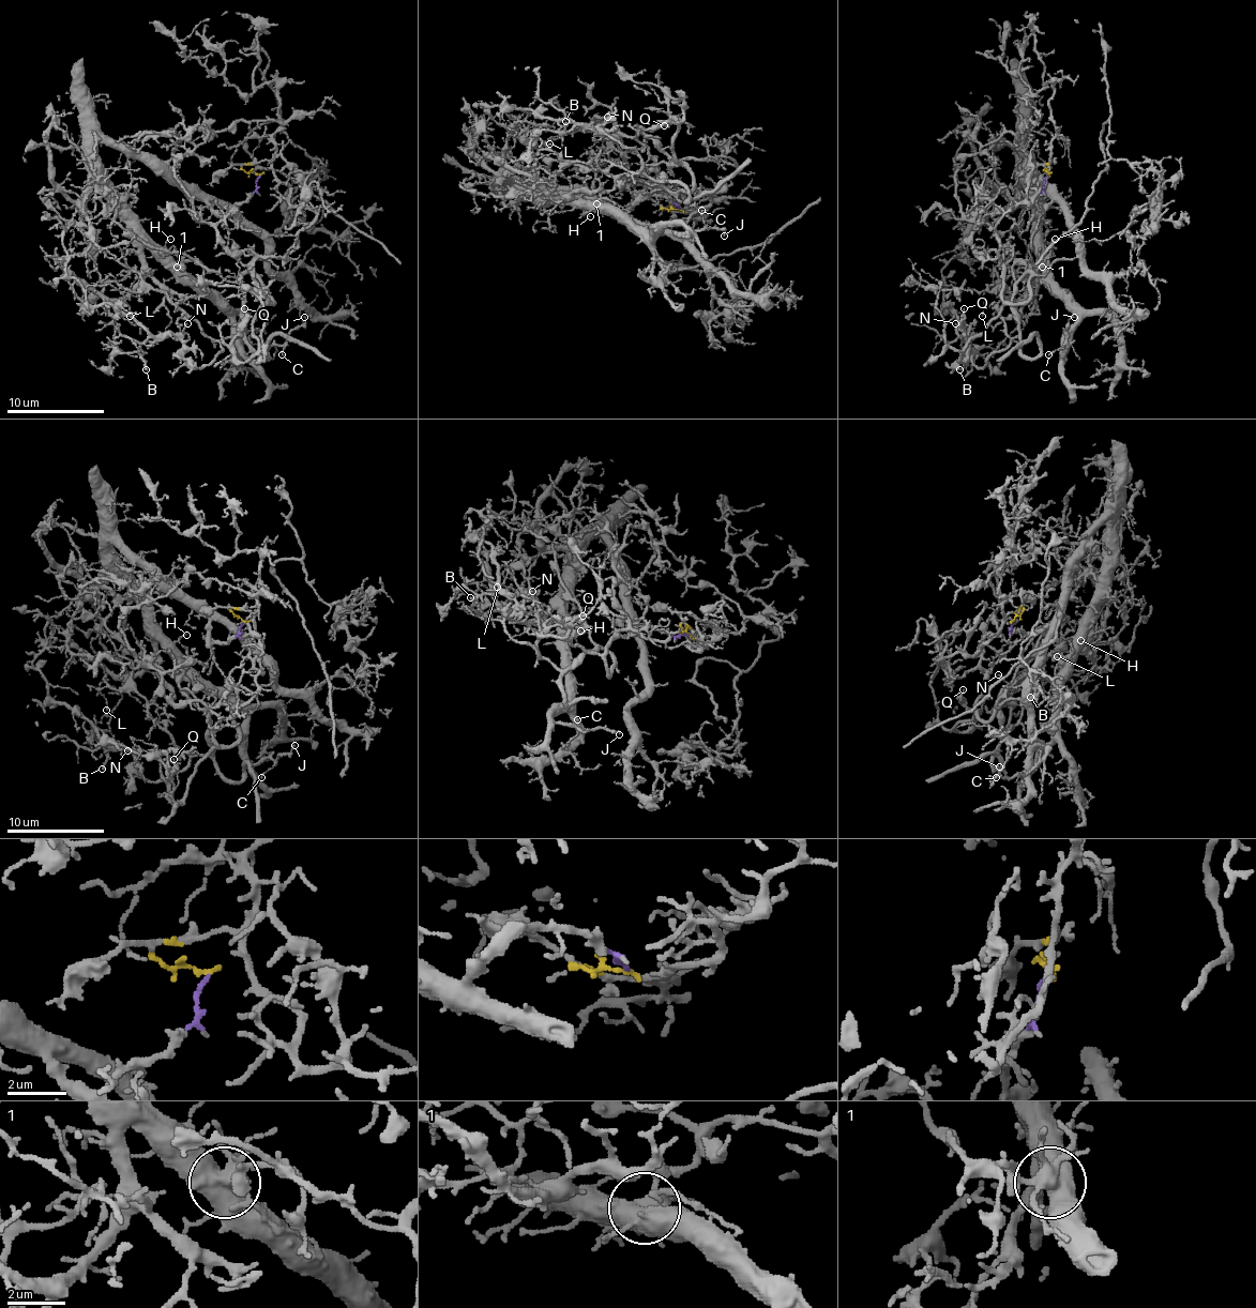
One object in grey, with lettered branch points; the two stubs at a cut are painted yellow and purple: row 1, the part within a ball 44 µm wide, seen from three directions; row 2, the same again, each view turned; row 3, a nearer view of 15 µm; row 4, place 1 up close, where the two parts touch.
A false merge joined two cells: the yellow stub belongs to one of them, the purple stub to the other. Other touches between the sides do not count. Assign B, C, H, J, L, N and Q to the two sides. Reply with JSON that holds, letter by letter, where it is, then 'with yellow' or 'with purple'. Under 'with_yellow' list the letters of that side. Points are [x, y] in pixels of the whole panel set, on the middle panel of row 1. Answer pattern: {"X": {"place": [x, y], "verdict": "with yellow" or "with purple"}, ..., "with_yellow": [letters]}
{"B": {"place": [565, 121], "verdict": "with yellow"}, "C": {"place": [701, 210], "verdict": "with purple"}, "H": {"place": [590, 216], "verdict": "with purple"}, "J": {"place": [724, 236], "verdict": "with purple"}, "L": {"place": [549, 143], "verdict": "with yellow"}, "N": {"place": [607, 117], "verdict": "with yellow"}, "Q": {"place": [664, 125], "verdict": "with yellow"}, "with_yellow": ["B", "L", "N", "Q"]}

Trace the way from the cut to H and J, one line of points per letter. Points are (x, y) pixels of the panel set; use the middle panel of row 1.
H: (680, 210), (663, 195), (644, 195), (624, 212), (609, 212), (580, 193), (519, 183), (571, 197), (590, 217)
J: (680, 210), (644, 195), (609, 212), (580, 193), (517, 183), (605, 204), (647, 239), (678, 224), (724, 237)

